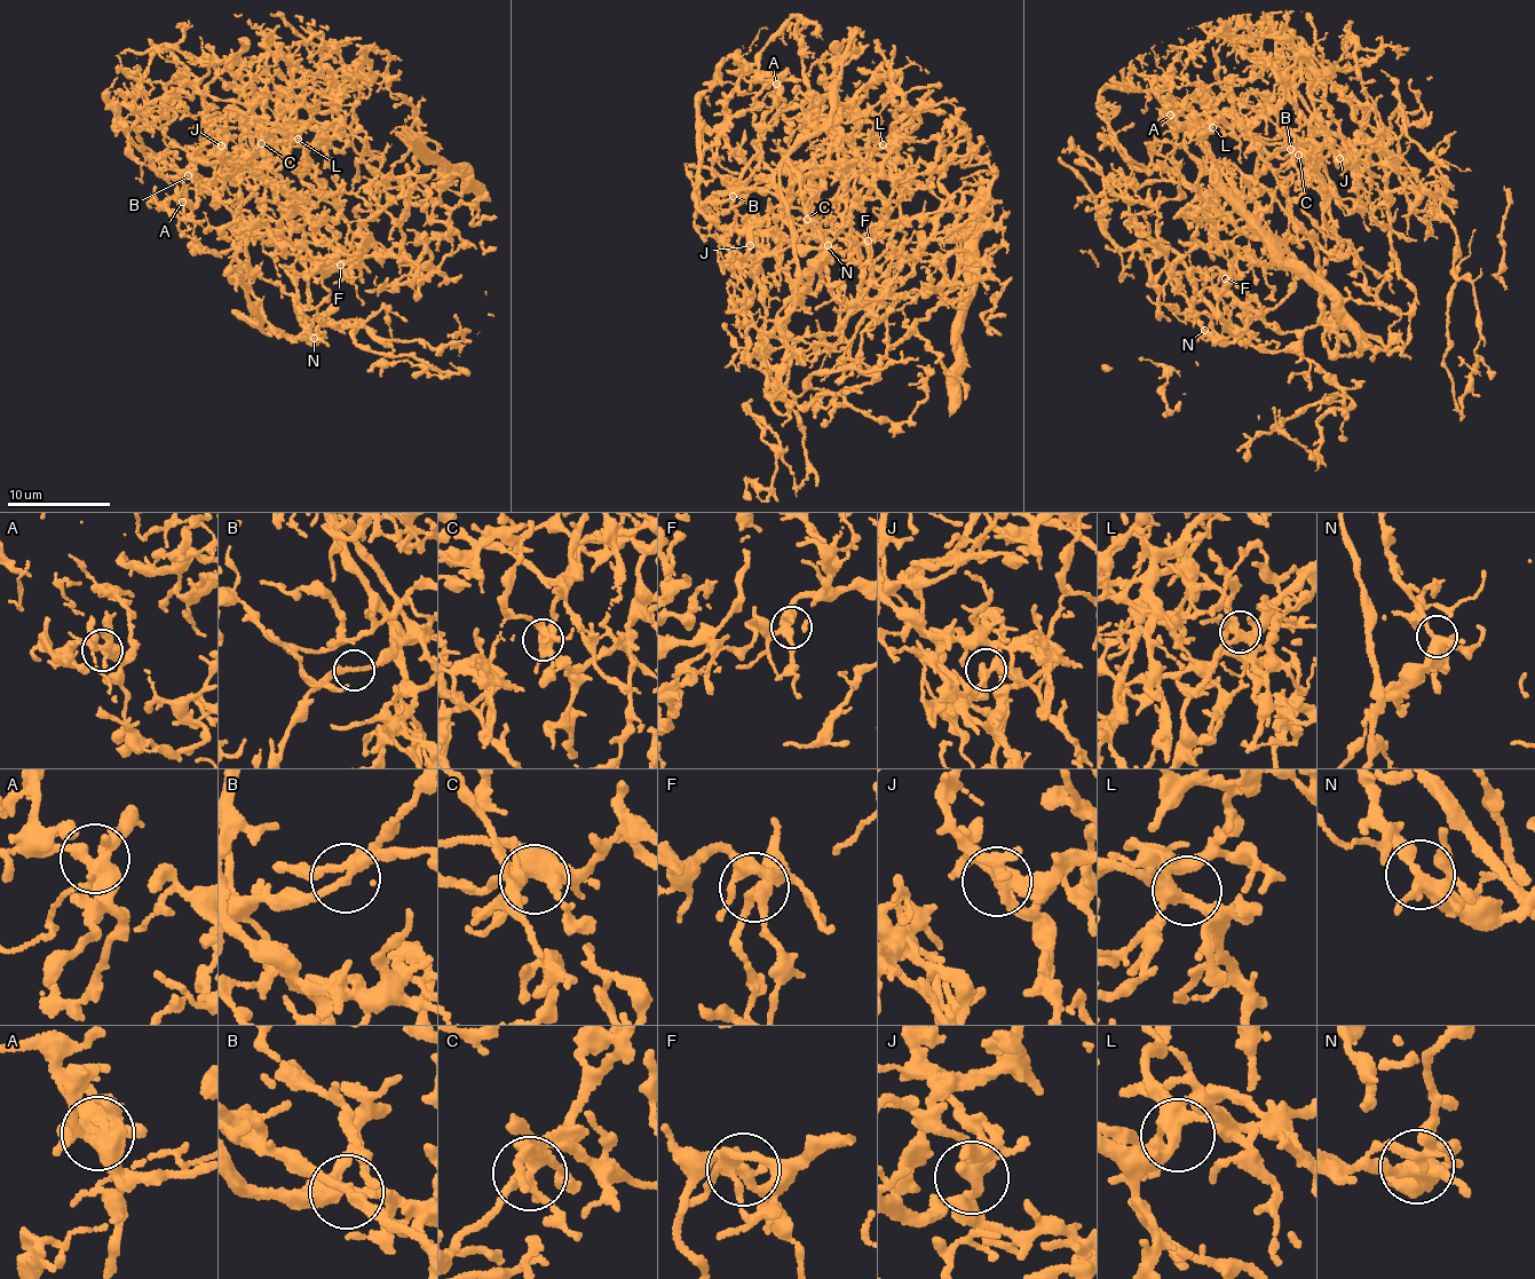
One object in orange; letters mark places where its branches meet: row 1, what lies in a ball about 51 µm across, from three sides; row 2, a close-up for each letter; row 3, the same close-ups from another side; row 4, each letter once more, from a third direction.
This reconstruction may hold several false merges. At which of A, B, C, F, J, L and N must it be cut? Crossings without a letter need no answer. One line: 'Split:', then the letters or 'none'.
Split: none

